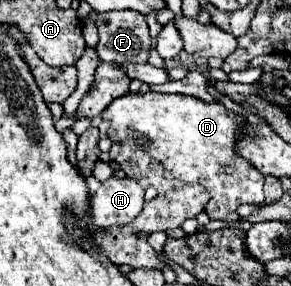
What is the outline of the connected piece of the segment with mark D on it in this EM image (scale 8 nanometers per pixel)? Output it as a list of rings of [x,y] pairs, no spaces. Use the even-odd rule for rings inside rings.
[[[148,91],[144,95],[126,93],[114,99],[114,103],[110,103],[106,111],[102,111],[102,119],[110,121],[108,137],[112,141],[110,147],[112,159],[126,171],[130,179],[136,179],[144,189],[156,187],[158,193],[162,193],[170,191],[172,187],[180,187],[182,183],[202,183],[212,195],[210,203],[204,209],[210,219],[224,219],[244,203],[254,203],[254,205],[264,203],[264,191],[262,191],[264,177],[256,177],[256,169],[250,167],[250,163],[234,151],[240,129],[244,127],[242,115],[236,115],[216,103],[208,105],[196,97]]]

